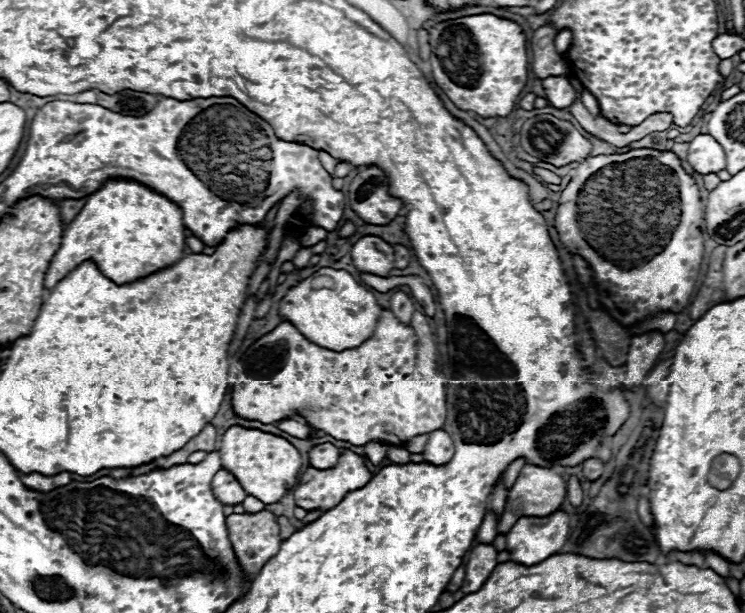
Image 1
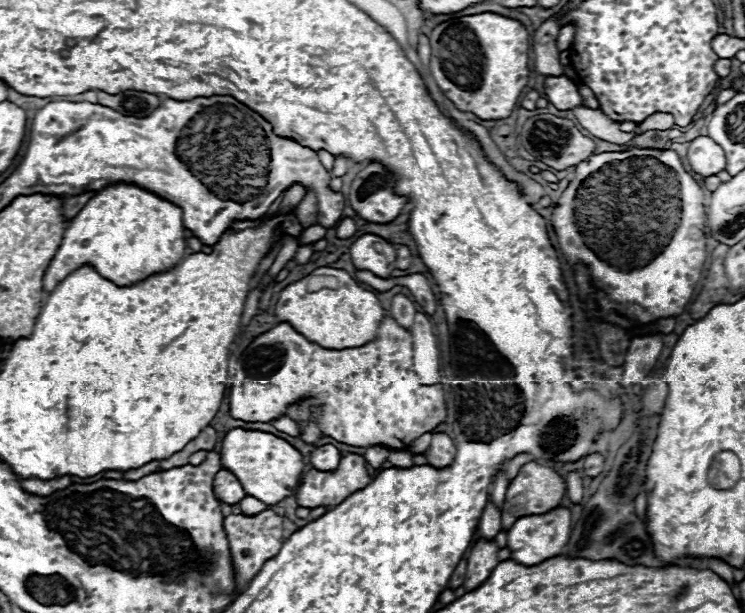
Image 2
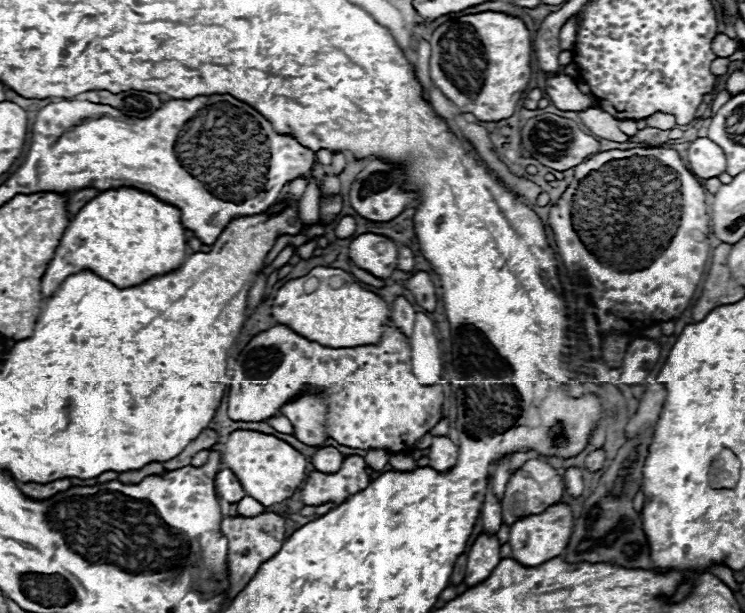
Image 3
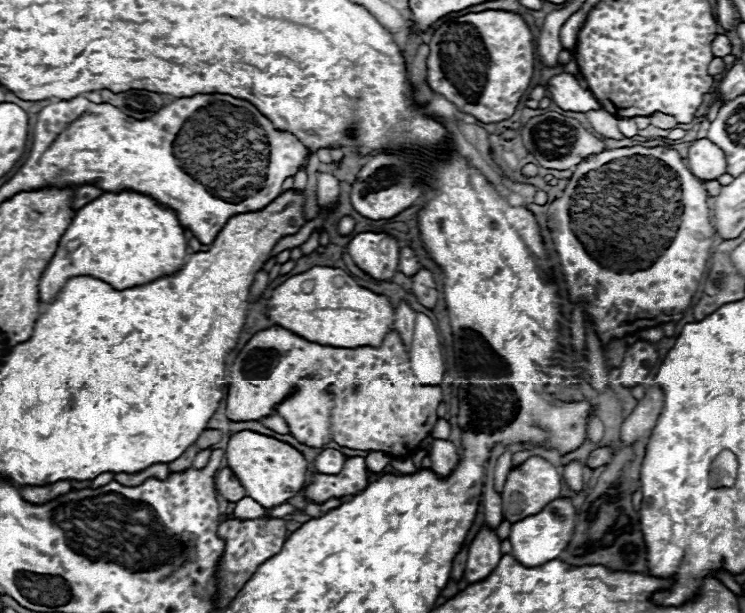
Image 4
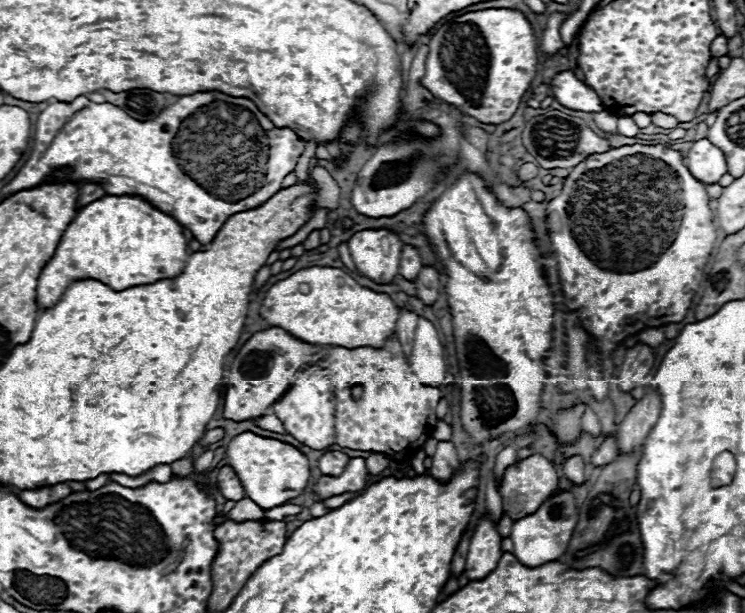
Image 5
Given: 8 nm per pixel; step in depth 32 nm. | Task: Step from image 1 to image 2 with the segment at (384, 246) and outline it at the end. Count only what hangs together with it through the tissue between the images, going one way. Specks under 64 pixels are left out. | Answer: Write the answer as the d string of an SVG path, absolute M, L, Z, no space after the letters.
M364 234L350 246L352 262L358 270L368 270L380 278L388 278L396 268L396 248L380 236Z

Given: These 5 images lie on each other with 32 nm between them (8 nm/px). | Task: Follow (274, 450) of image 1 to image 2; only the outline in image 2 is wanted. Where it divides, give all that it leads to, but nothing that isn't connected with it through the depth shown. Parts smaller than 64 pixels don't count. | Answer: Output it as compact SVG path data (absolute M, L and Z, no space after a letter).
M232 428L222 440L220 456L222 456L222 466L228 468L238 478L246 494L258 498L266 506L278 504L282 498L294 494L304 470L302 454L292 444L260 430Z

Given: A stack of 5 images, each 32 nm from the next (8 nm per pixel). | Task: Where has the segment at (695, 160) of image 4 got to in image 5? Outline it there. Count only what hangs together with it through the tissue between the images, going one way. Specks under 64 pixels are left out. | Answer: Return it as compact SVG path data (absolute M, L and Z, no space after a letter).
M696 140L688 152L688 164L694 178L704 184L718 182L722 174L726 174L726 158L720 148L716 148L710 140Z

